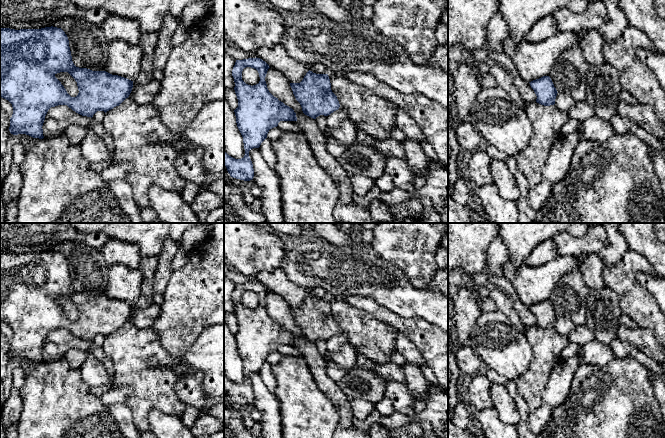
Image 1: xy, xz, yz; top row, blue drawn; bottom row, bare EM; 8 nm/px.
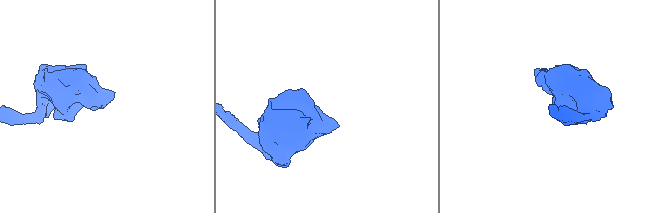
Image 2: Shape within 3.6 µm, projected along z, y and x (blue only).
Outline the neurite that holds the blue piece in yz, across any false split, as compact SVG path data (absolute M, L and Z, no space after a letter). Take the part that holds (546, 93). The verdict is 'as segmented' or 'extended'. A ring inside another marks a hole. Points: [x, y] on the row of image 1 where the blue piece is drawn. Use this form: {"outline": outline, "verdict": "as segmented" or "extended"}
{"outline": "M543 76L529 83L537 96L537 103L544 106L555 104L555 99L558 92L549 76Z", "verdict": "as segmented"}

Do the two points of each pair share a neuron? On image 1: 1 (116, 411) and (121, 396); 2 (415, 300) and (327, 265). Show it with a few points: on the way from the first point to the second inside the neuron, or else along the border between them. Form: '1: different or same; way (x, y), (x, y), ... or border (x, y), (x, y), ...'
1: different; border (124, 403), (115, 403), (108, 406)
2: same; way (393, 290), (360, 270), (349, 270)

